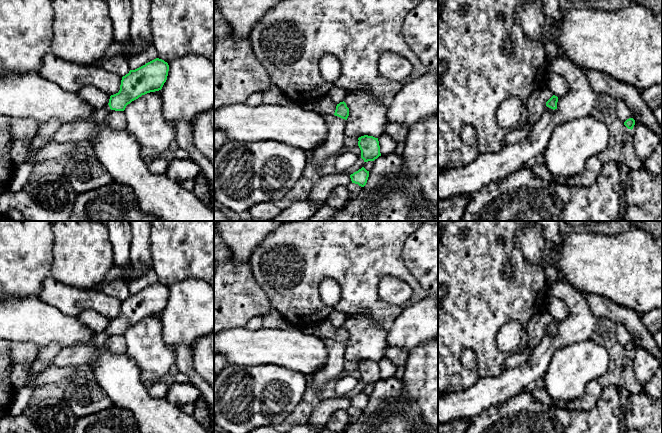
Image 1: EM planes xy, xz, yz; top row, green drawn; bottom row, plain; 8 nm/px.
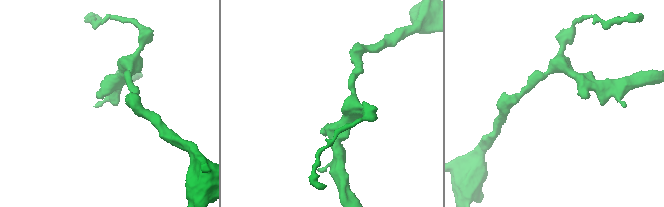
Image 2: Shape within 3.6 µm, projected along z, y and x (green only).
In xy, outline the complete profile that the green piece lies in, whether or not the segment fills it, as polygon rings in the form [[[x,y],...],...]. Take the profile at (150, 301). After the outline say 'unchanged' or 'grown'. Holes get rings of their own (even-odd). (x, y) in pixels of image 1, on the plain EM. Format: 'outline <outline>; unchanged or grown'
outline [[[159,282],[135,294],[130,294],[122,301],[119,316],[110,320],[109,327],[105,331],[95,332],[88,345],[77,344],[62,348],[51,361],[51,367],[94,365],[99,348],[105,345],[111,334],[124,335],[128,328],[142,319],[161,314],[167,304],[168,295],[168,287]]]; grown

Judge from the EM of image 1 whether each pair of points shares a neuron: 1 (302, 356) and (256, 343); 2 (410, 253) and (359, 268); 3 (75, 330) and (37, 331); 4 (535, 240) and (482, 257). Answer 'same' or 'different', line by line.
1: same
2: different
3: same
4: different

